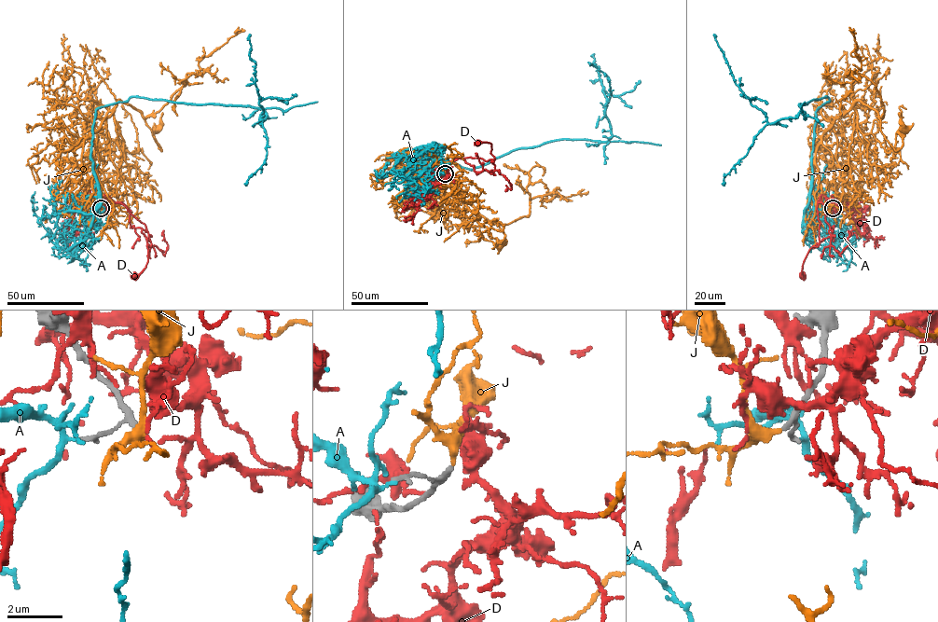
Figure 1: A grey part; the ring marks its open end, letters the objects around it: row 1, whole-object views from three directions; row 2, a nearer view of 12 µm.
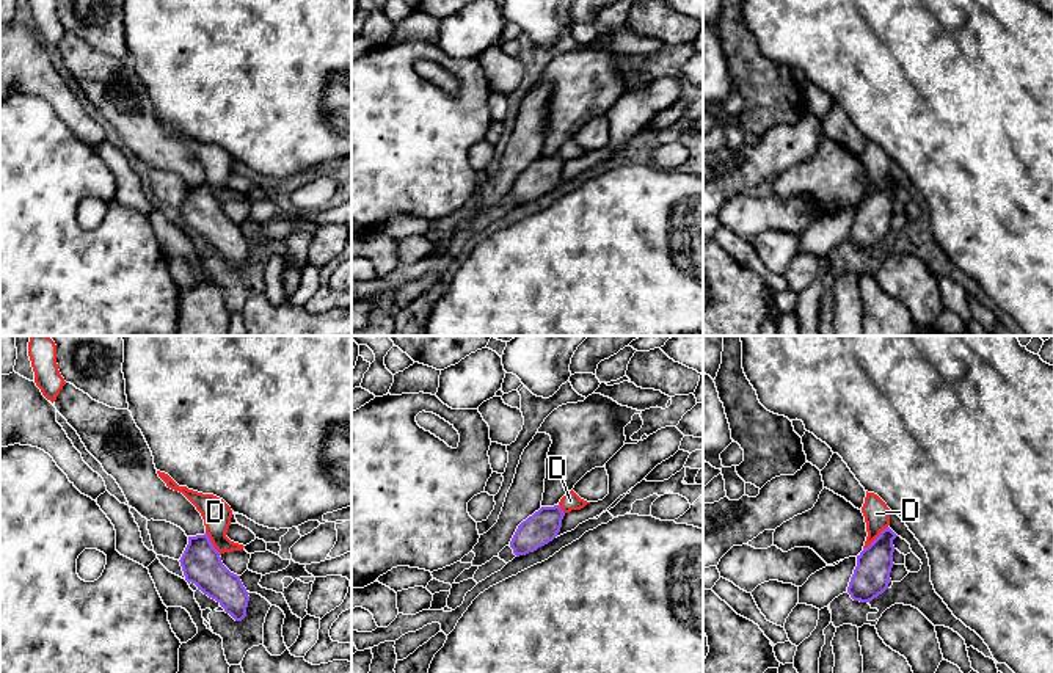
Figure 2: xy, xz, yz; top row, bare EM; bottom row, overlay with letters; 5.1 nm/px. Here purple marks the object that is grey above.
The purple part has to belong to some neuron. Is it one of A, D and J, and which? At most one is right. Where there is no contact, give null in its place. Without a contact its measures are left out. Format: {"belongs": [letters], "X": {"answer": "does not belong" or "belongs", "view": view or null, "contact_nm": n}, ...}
{"belongs": ["J"], "A": {"answer": "does not belong", "view": null}, "D": {"answer": "does not belong", "view": "yz", "contact_nm": 170}, "J": {"answer": "belongs", "view": null}}

